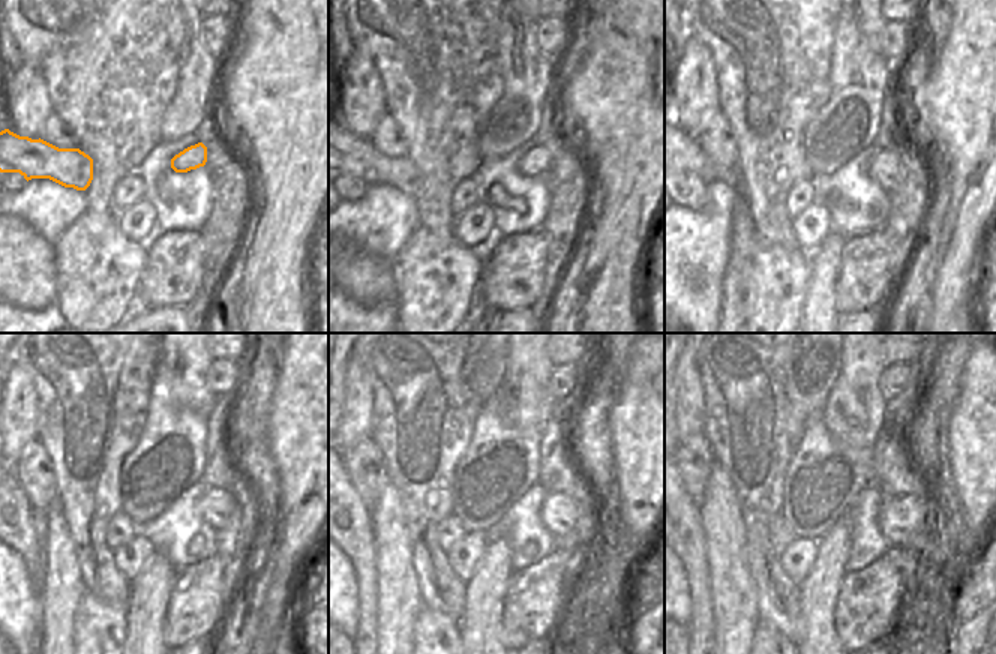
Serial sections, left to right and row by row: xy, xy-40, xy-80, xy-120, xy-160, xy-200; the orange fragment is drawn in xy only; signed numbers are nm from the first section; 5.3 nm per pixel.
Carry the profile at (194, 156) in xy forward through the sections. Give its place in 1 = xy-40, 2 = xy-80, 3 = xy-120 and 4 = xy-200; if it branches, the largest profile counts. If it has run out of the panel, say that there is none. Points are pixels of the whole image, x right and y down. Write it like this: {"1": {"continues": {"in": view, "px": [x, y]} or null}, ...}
{"1": {"continues": {"in": "xy-40", "px": [534, 162]}}, "2": {"continues": {"in": "xy-80", "px": [878, 164]}}, "3": {"continues": {"in": "xy-120", "px": [218, 507]}}, "4": {"continues": {"in": "xy-200", "px": [903, 521]}}}

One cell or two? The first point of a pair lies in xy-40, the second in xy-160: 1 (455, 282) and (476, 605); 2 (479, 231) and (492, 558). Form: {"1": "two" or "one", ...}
{"1": "two", "2": "two"}

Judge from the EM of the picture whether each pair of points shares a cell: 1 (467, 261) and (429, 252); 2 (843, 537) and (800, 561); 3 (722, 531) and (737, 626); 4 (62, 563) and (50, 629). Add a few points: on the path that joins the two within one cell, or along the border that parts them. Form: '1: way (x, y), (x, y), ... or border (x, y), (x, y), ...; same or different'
1: way (458, 261), (438, 258); same
2: border (819, 542), (816, 560), (800, 582); different
3: way (728, 555), (728, 573), (734, 602); same
4: way (62, 579), (57, 612); same

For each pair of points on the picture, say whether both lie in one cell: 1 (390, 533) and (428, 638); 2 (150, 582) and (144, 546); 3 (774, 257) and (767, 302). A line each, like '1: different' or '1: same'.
1: different
2: different
3: same

